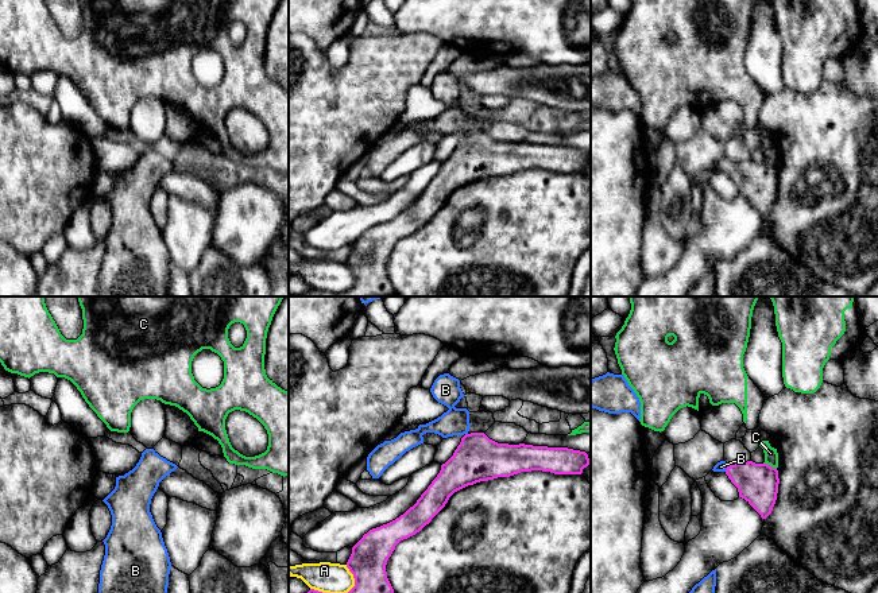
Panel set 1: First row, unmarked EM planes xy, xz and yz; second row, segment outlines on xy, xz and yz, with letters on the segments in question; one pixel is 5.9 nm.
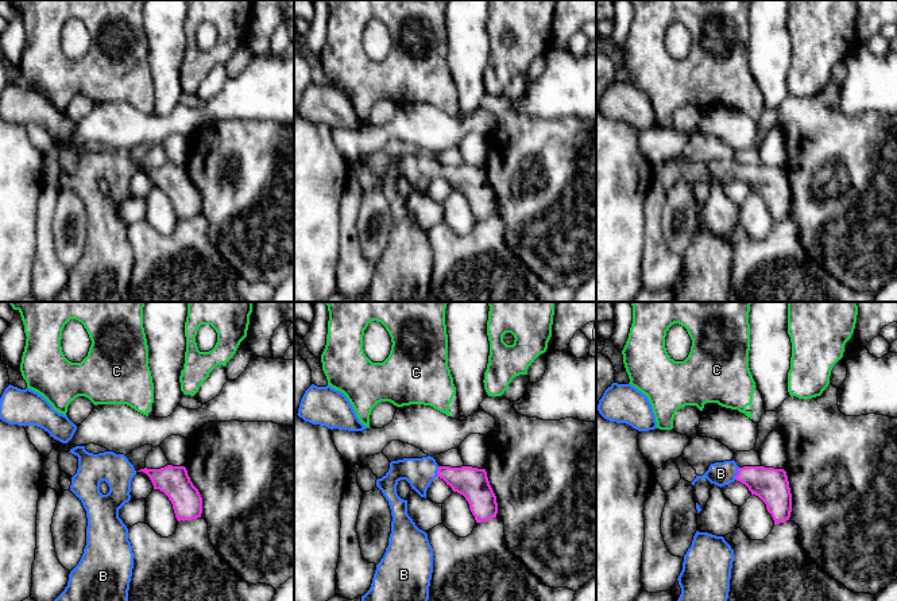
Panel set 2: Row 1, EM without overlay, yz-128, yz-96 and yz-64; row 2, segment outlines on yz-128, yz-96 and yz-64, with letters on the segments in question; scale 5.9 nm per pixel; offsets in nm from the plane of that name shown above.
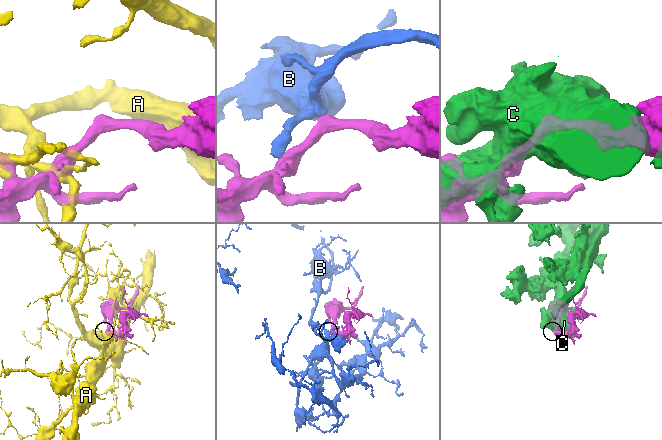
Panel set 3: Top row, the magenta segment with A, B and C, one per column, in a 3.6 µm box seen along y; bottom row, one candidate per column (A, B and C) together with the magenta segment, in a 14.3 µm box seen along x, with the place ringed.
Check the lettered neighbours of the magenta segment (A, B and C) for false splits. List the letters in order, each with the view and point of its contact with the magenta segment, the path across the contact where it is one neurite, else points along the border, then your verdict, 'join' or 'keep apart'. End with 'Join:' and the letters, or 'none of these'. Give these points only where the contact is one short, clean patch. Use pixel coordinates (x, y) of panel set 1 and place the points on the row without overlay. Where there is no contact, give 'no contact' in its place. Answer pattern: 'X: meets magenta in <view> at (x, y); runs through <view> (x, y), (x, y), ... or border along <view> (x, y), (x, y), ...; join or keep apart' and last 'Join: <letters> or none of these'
A: meets magenta in xz at (335, 293); keep apart
B: meets magenta in yz at (727, 166); runs through yz (757, 181), (727, 166), (720, 165); join
C: meets magenta in yz at (769, 163); keep apart
Join: B

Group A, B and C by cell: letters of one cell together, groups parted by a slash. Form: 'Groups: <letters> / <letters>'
Groups: A / B / C

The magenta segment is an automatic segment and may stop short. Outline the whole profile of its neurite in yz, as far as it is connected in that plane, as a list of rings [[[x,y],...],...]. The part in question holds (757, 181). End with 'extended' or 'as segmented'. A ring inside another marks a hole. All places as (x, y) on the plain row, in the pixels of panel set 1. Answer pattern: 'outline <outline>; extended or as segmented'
outline [[[720,159],[712,168],[724,170],[738,186],[739,195],[744,197],[762,217],[771,212],[780,182],[775,166],[753,159],[728,164],[726,159]]]; extended

